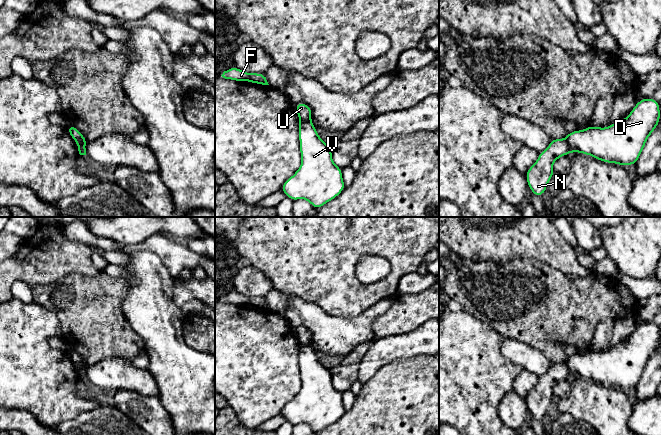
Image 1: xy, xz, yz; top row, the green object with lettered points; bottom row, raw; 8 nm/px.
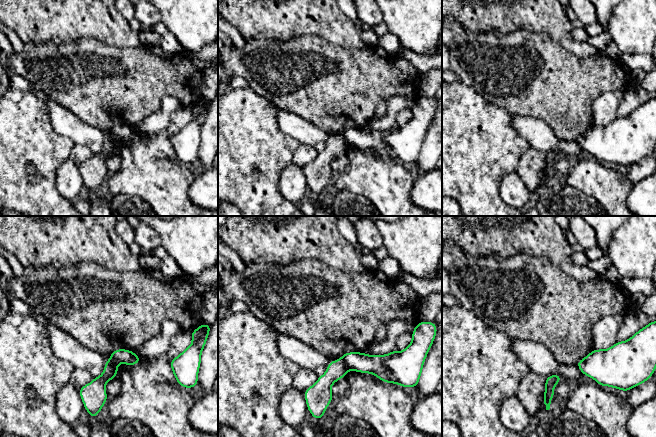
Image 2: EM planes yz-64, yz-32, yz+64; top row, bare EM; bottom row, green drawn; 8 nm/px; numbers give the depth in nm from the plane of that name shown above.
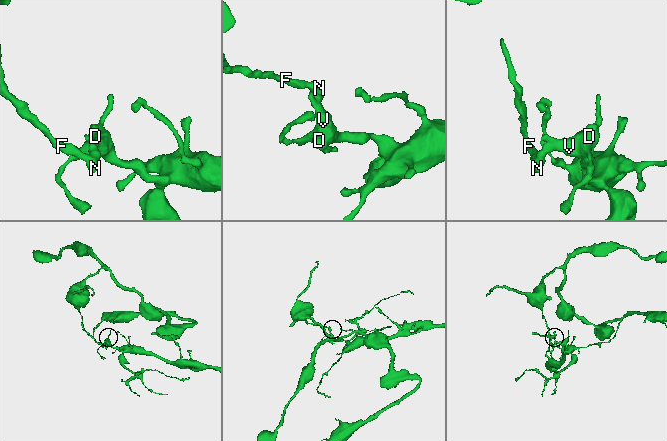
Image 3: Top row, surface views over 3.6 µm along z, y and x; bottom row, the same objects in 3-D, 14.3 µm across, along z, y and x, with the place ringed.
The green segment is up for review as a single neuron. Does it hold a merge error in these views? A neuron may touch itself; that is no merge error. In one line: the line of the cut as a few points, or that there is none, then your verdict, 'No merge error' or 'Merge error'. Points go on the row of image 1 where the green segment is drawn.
Split along yz (565, 139), (571, 151). Merge error

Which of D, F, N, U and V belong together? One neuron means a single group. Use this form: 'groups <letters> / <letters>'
groups D V / F N U

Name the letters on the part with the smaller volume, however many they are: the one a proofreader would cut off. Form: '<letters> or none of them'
D, V

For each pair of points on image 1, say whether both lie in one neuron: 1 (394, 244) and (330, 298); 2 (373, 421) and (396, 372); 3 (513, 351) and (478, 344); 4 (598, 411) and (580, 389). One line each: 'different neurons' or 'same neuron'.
1: same neuron
2: same neuron
3: different neurons
4: same neuron

